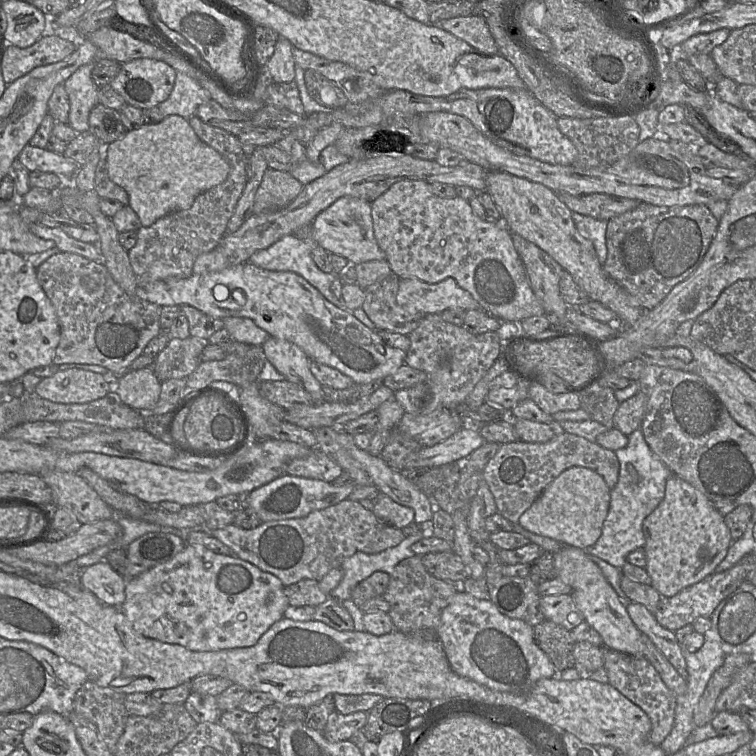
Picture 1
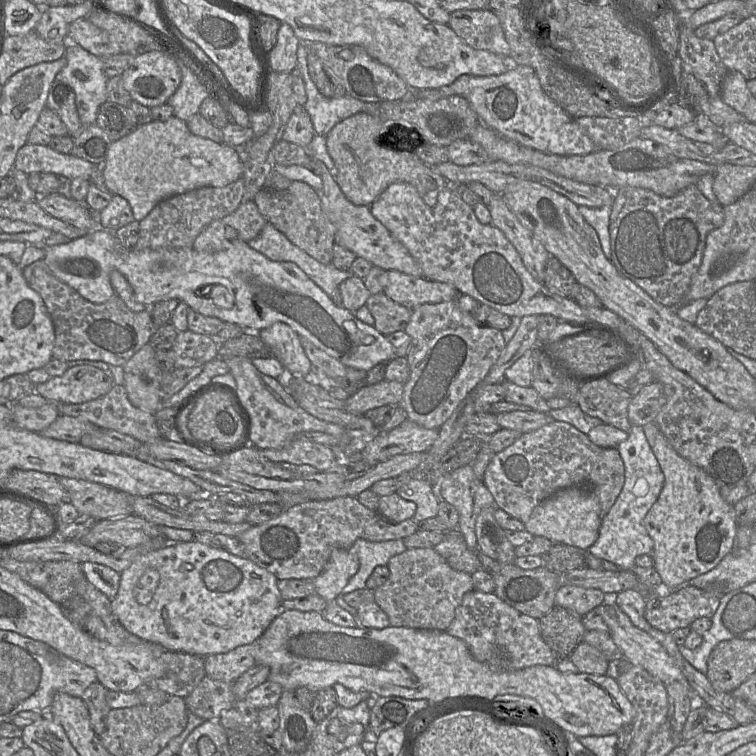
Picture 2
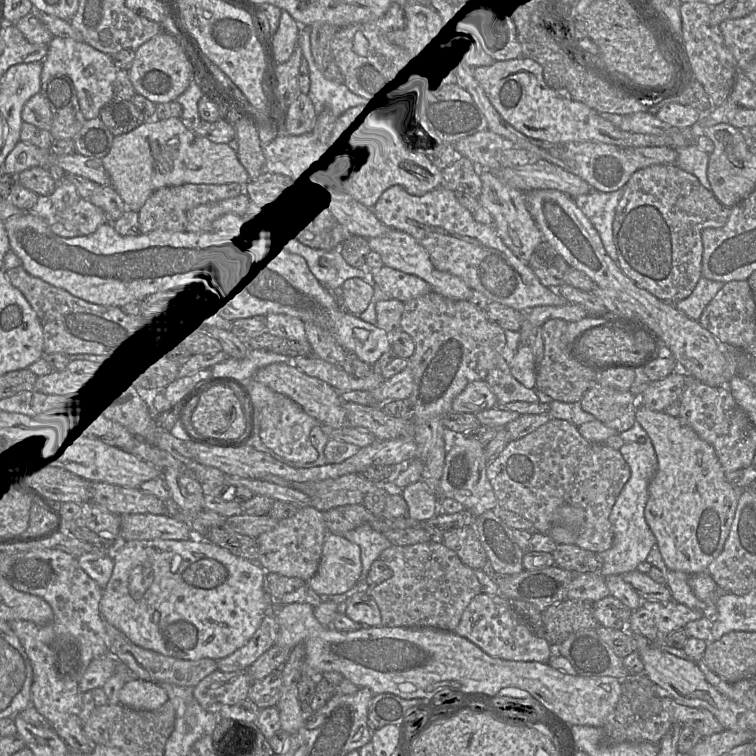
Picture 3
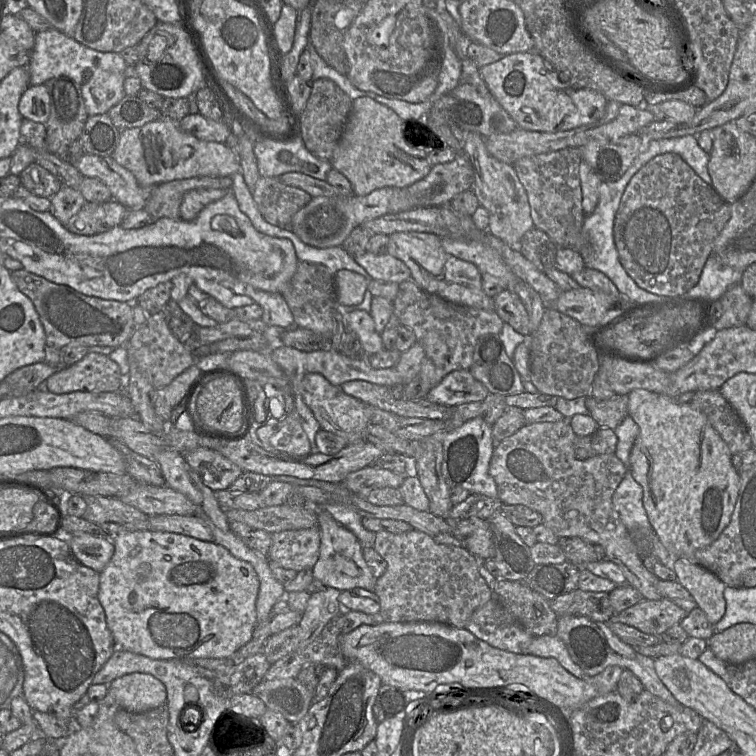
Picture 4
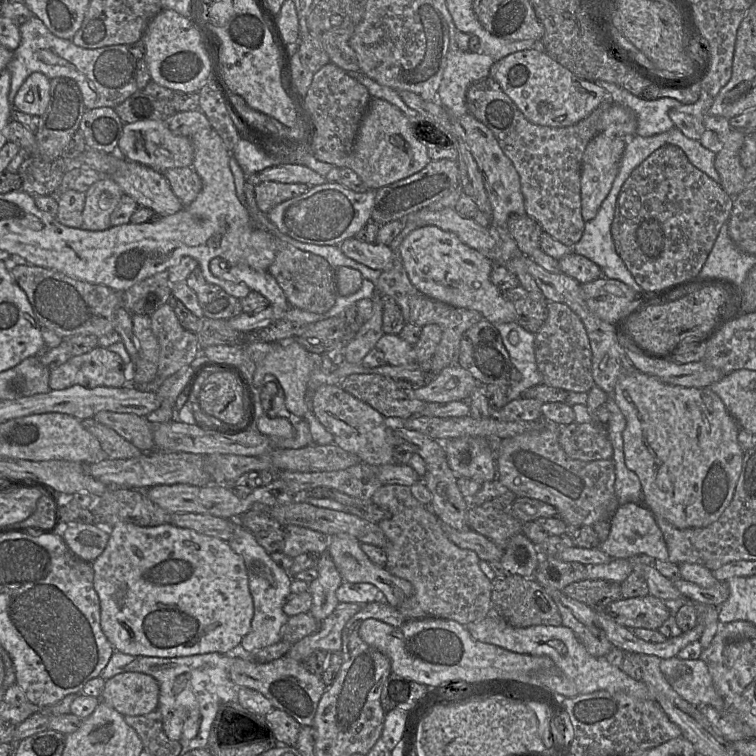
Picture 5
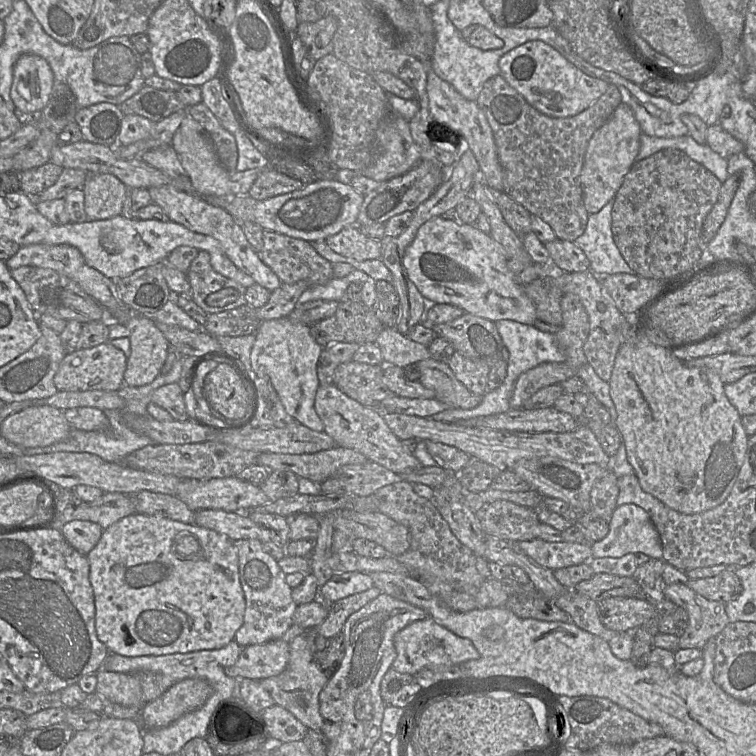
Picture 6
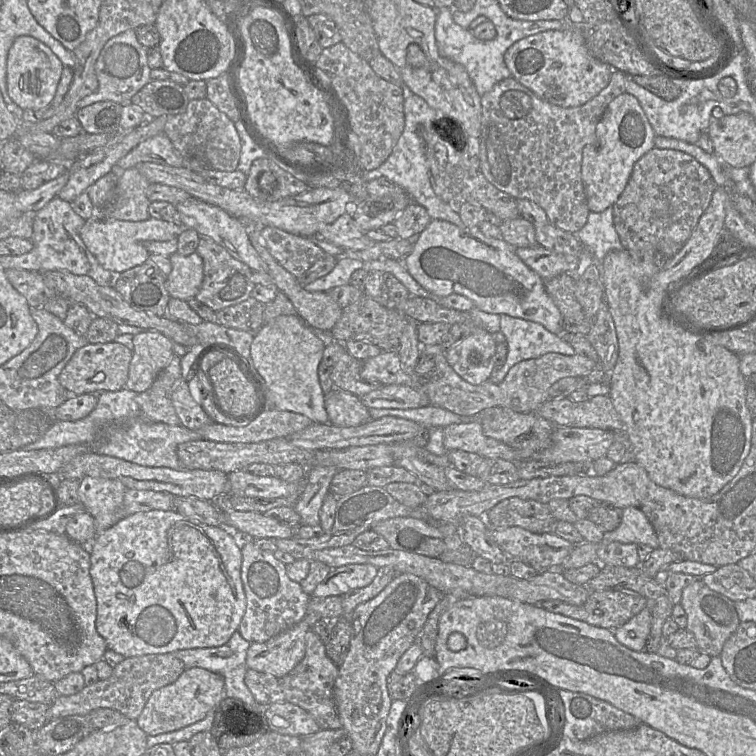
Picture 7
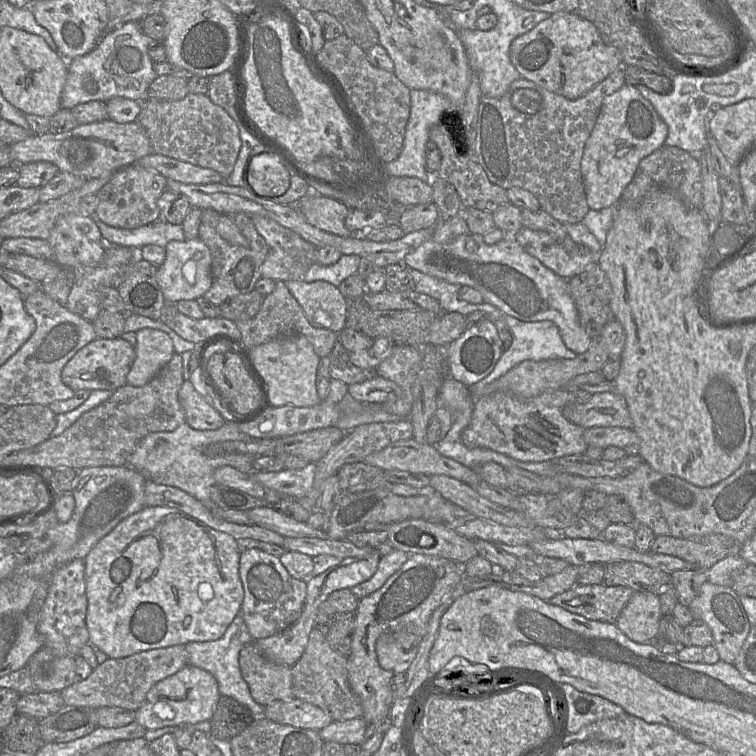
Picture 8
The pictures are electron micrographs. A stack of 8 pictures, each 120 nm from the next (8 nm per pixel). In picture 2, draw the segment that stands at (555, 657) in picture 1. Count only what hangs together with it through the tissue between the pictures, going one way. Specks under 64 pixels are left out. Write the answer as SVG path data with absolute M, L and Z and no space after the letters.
M554 606L538 620L541 637L555 653L557 661L569 658L583 641L586 629L582 617L570 609Z

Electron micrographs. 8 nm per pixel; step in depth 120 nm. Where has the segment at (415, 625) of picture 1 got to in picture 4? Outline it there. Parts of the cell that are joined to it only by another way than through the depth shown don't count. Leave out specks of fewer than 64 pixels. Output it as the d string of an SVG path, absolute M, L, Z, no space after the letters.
M413 528L405 533L376 532L373 548L387 564L374 588L385 623L436 622L464 629L474 611L493 599L493 591L478 572L480 560L465 547L437 543Z

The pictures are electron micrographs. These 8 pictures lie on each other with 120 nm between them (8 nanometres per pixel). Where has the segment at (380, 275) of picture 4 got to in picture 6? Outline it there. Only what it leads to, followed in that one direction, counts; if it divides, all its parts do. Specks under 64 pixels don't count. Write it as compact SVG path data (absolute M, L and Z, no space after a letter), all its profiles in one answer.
M357 224L344 227L325 242L336 253L357 261L380 259L384 247L384 241L365 236Z

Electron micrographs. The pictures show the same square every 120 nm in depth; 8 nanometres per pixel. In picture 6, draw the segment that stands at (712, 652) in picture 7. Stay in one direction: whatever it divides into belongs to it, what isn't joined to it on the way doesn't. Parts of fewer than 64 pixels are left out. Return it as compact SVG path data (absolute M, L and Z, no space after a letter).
M686 584L663 585L660 598L666 598L687 611L689 623L679 636L678 649L703 649L728 624L725 603L708 600Z

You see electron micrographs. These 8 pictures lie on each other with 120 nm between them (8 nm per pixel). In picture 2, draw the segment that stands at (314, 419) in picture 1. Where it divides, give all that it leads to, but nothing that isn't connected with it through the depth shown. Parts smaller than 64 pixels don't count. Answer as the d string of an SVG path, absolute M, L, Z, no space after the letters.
M382 380L366 385L345 400L346 411L364 415L369 410L384 405L399 405L402 401L404 384Z

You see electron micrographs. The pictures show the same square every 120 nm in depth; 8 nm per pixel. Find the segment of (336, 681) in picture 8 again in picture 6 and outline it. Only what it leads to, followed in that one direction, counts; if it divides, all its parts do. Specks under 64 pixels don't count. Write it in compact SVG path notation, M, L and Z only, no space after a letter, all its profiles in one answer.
M305 634L298 635L289 644L290 657L285 670L277 676L259 680L259 683L271 695L275 704L291 712L308 729L322 731L324 720L320 713L319 699L330 677L313 658Z

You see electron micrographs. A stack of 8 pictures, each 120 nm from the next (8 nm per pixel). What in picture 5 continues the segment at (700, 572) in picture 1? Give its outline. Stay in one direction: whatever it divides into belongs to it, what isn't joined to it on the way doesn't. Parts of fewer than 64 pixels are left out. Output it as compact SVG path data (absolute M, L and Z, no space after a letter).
M641 372L622 374L613 397L626 418L625 464L641 482L643 505L679 529L706 527L718 520L733 498L744 454L738 443L741 427L720 397L708 387L675 386Z

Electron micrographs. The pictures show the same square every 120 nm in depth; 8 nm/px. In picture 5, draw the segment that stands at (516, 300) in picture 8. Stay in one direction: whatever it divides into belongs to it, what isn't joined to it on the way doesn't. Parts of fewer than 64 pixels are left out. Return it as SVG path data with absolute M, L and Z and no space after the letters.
M433 225L418 227L401 242L399 254L411 283L422 294L453 307L478 311L484 319L494 325L516 321L514 305L490 281L490 273L494 267L492 261L464 244L456 234Z

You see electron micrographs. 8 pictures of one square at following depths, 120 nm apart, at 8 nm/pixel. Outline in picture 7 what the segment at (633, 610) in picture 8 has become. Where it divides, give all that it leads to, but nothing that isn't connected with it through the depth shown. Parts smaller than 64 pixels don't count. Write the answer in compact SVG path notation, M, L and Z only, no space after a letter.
M649 604L613 632L622 645L634 651L643 651L646 647L651 623L652 614Z

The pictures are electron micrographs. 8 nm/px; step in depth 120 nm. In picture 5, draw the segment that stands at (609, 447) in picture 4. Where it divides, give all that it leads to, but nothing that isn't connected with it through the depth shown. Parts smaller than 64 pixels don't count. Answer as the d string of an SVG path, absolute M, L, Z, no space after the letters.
M576 423L560 427L559 443L572 459L590 462L611 459L613 446L605 424Z

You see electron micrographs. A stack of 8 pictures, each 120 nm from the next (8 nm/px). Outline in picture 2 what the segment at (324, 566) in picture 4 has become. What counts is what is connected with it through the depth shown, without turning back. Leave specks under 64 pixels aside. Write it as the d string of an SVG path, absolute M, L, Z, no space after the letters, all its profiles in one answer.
M344 548L333 550L323 571L312 579L316 595L326 601L336 599L358 570L359 560L355 553Z

